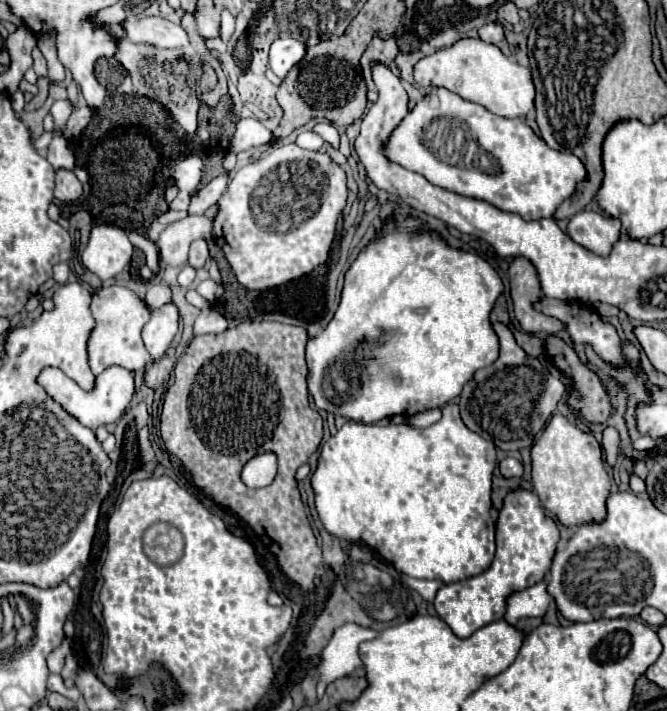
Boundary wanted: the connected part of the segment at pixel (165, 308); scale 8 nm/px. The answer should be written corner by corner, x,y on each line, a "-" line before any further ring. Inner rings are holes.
166,303
156,311
152,311
150,321
142,329
142,339
152,361
160,361
166,355
166,349
174,341
176,331
178,331
178,309
174,303

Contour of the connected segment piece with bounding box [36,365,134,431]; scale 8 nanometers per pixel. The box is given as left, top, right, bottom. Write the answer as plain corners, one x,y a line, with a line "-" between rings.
112,365
108,369
104,369
100,375
96,375
96,381
94,381
94,387
90,391
86,389
80,389
80,385
76,381
72,381
70,377
66,377
60,369
56,367
46,367
40,371
38,379
36,379
38,385
44,387
44,391
66,411
70,413
72,417
76,417
84,427
88,429
98,429
102,425
108,425
108,423
114,423
118,421
126,407
130,405
132,397
134,397
134,373
120,367
120,365

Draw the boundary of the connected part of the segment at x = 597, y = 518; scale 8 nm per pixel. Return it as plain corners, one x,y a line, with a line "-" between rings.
554,415
542,437
532,447
532,489
544,509
564,527
600,523
606,519
606,499
612,481
604,469
602,447
598,441
572,425
566,417

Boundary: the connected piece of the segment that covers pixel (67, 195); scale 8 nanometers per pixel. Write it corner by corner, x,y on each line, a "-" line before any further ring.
66,169
56,171
54,197
62,203
78,201
82,197
82,183
76,179
76,175
72,171
66,171

